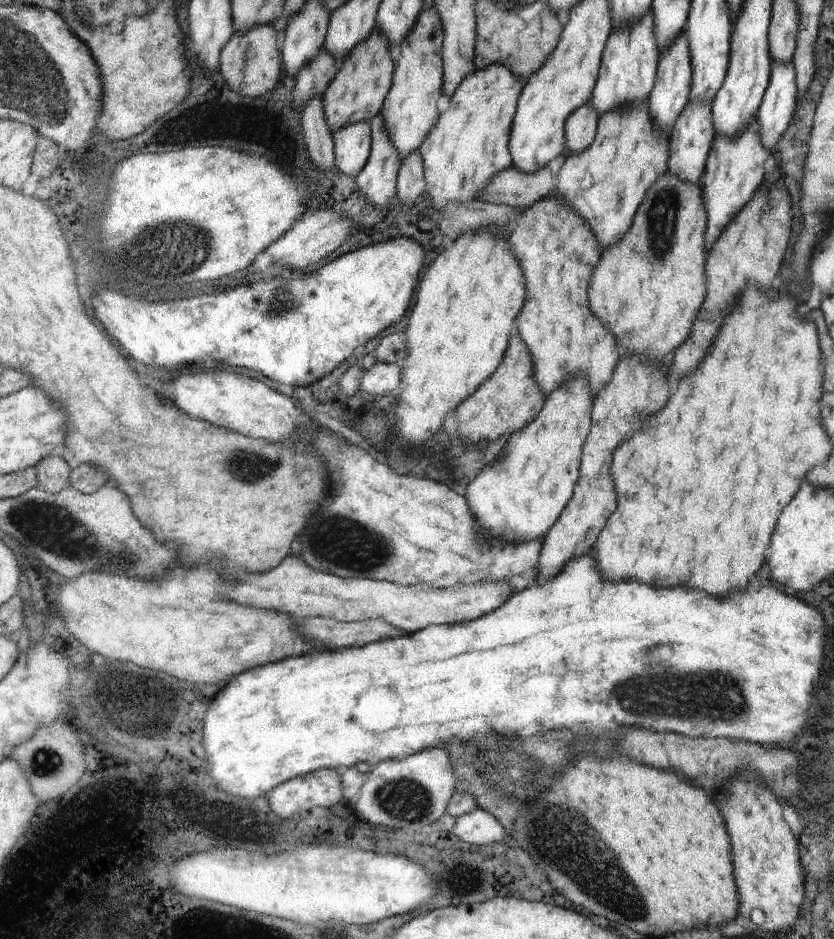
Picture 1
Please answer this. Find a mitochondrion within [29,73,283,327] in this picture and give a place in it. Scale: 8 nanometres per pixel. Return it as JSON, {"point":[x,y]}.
{"point":[156,256]}

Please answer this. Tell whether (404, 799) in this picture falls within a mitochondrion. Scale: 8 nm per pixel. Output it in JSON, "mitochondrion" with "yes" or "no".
{"mitochondrion":"yes"}

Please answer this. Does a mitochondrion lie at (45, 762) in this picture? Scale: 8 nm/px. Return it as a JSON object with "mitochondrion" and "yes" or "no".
{"mitochondrion":"yes"}

